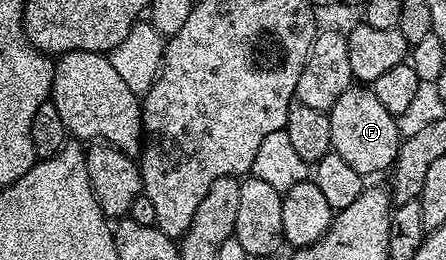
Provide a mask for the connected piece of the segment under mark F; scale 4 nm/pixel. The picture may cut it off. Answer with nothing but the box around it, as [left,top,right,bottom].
[327,85,402,176]

